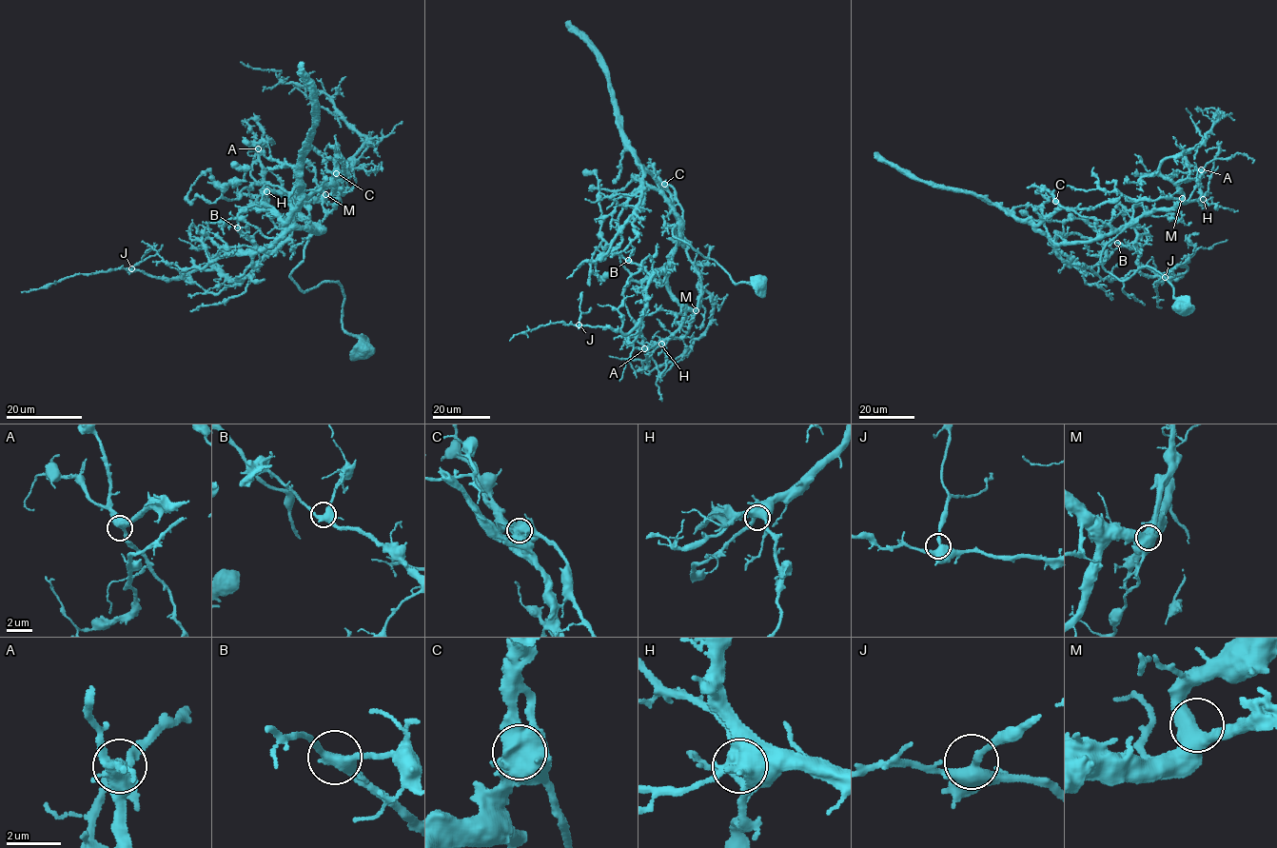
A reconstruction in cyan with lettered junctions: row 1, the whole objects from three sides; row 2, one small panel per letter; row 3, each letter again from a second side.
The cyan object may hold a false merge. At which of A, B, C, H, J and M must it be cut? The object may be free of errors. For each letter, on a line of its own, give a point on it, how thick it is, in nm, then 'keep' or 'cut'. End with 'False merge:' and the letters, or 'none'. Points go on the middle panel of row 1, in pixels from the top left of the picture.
A: at (644, 348); 400 nm thick; keep
B: at (628, 260); 400 nm thick; keep
C: at (664, 184); 800 nm thick; cut
H: at (661, 344); 500 nm thick; keep
J: at (579, 325); 340 nm thick; keep
M: at (696, 310); 480 nm thick; keep
False merge: C

